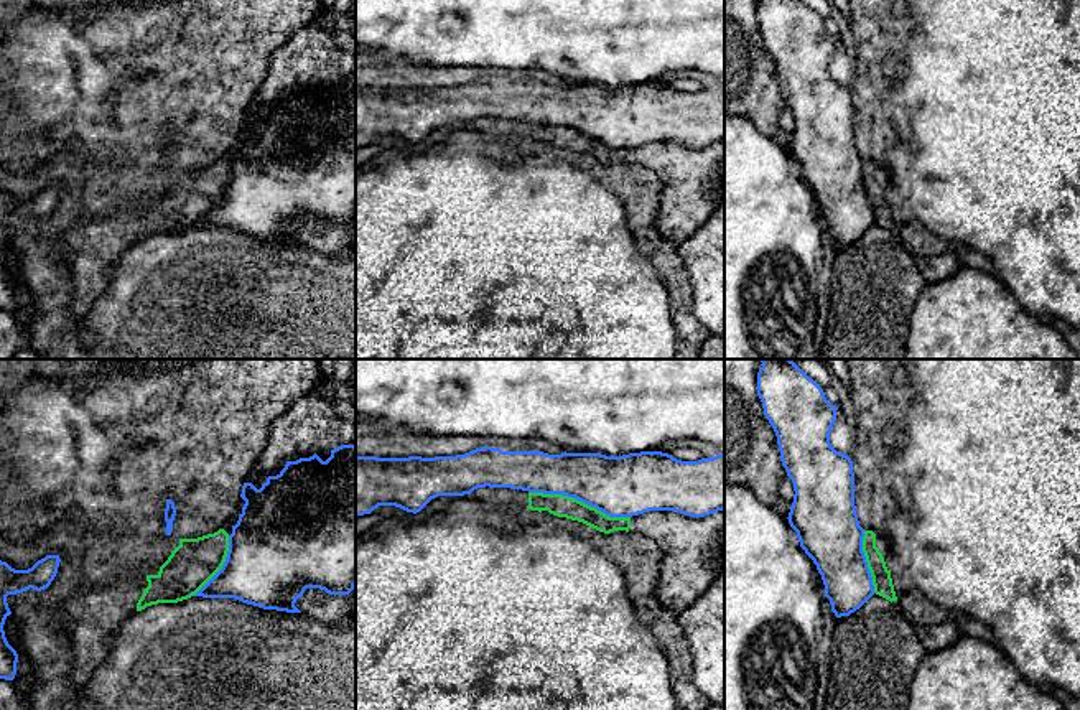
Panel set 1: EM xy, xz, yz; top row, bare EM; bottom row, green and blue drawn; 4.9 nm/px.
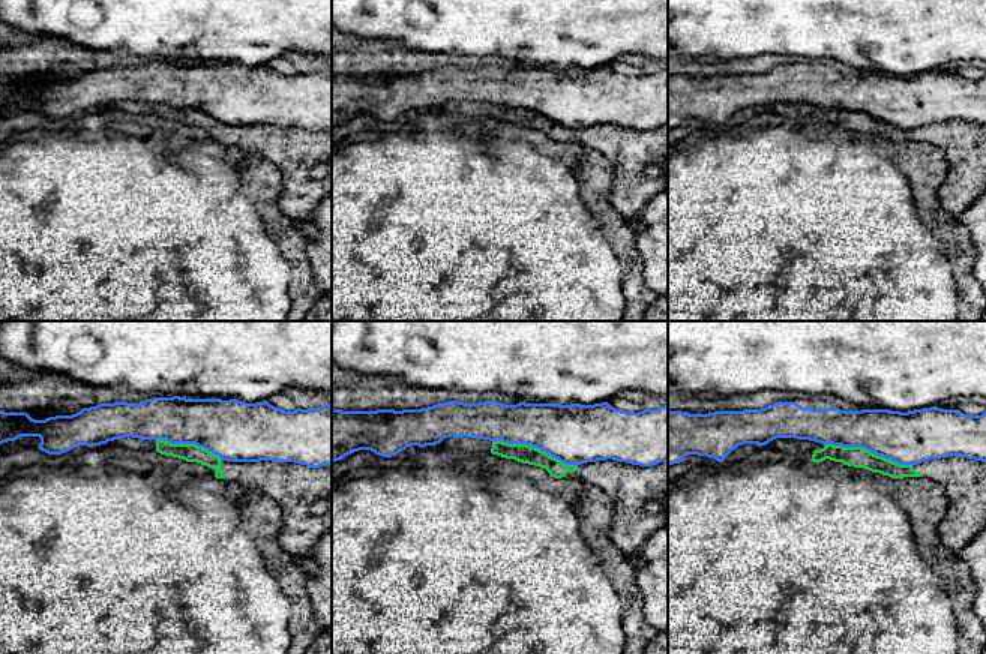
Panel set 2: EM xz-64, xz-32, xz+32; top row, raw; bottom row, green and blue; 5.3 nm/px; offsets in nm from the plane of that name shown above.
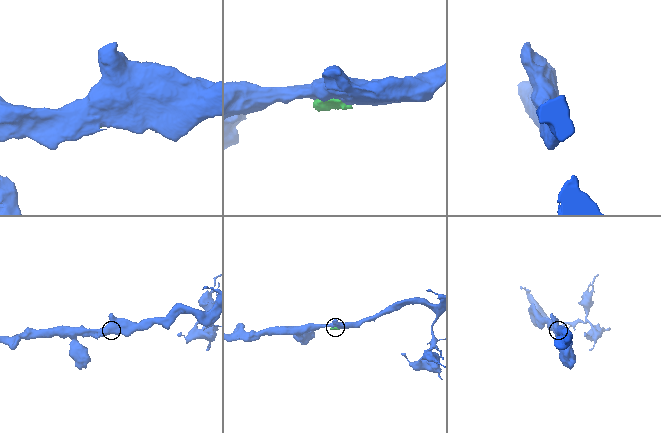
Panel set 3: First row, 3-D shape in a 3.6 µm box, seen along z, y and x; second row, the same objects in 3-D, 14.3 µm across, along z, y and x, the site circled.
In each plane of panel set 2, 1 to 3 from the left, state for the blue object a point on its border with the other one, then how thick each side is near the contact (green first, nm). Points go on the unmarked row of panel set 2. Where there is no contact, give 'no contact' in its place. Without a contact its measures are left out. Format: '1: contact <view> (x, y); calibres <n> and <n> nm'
1: contact xz-64 (189, 108); calibres 100 and 320 nm
2: contact xz-32 (535, 111); calibres 100 and 320 nm
3: contact xz+32 (868, 114); calibres 110 and 280 nm

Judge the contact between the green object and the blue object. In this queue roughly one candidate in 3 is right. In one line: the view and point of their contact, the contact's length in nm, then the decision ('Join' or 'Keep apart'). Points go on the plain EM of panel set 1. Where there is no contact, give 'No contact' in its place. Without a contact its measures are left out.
Touches green at xz (580, 132). Shared border 500 nm. Keep apart

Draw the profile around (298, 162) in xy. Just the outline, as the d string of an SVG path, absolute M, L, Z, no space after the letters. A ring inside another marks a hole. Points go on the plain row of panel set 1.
M341 76L331 81L331 87L323 92L316 84L310 89L286 92L285 99L277 107L268 107L257 120L252 114L244 114L240 128L245 132L242 145L232 165L229 166L229 183L222 199L193 227L202 229L234 229L247 236L263 241L277 241L286 244L301 244L295 234L303 227L306 219L319 219L329 226L349 226L356 217L356 76Z

